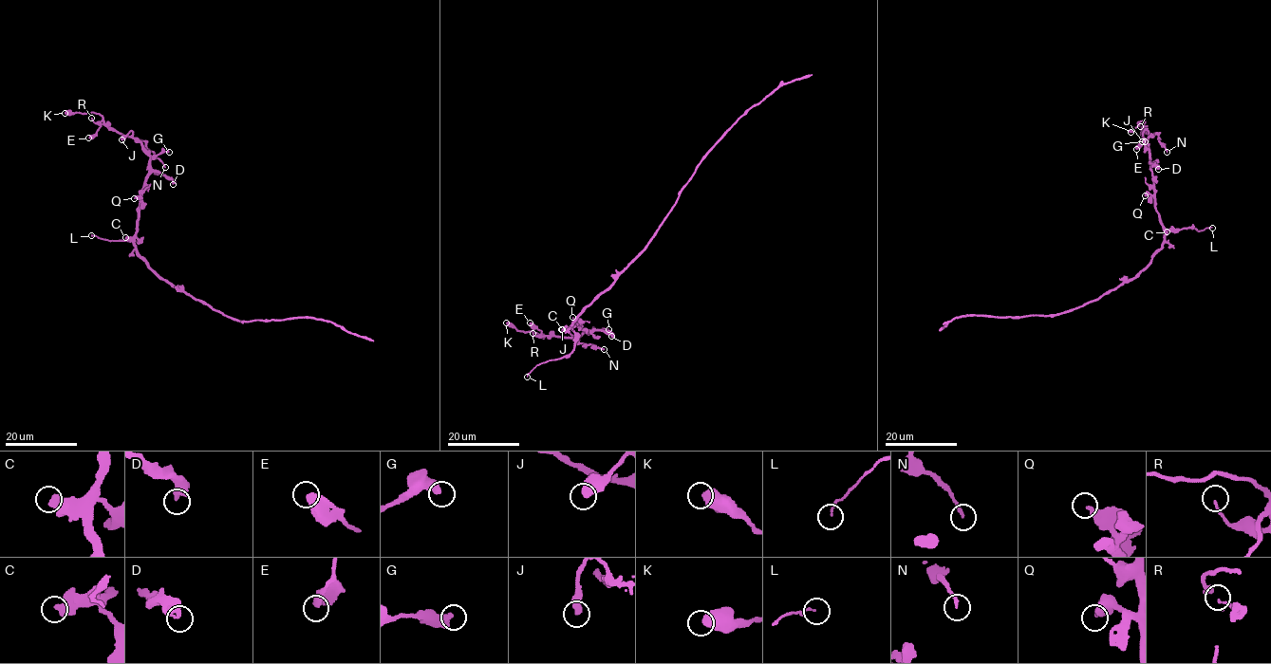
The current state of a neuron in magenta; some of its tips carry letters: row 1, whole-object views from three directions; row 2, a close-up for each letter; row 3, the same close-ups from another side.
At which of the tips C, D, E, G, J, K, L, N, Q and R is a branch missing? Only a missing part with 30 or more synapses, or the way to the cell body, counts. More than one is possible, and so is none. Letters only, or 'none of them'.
none of them

